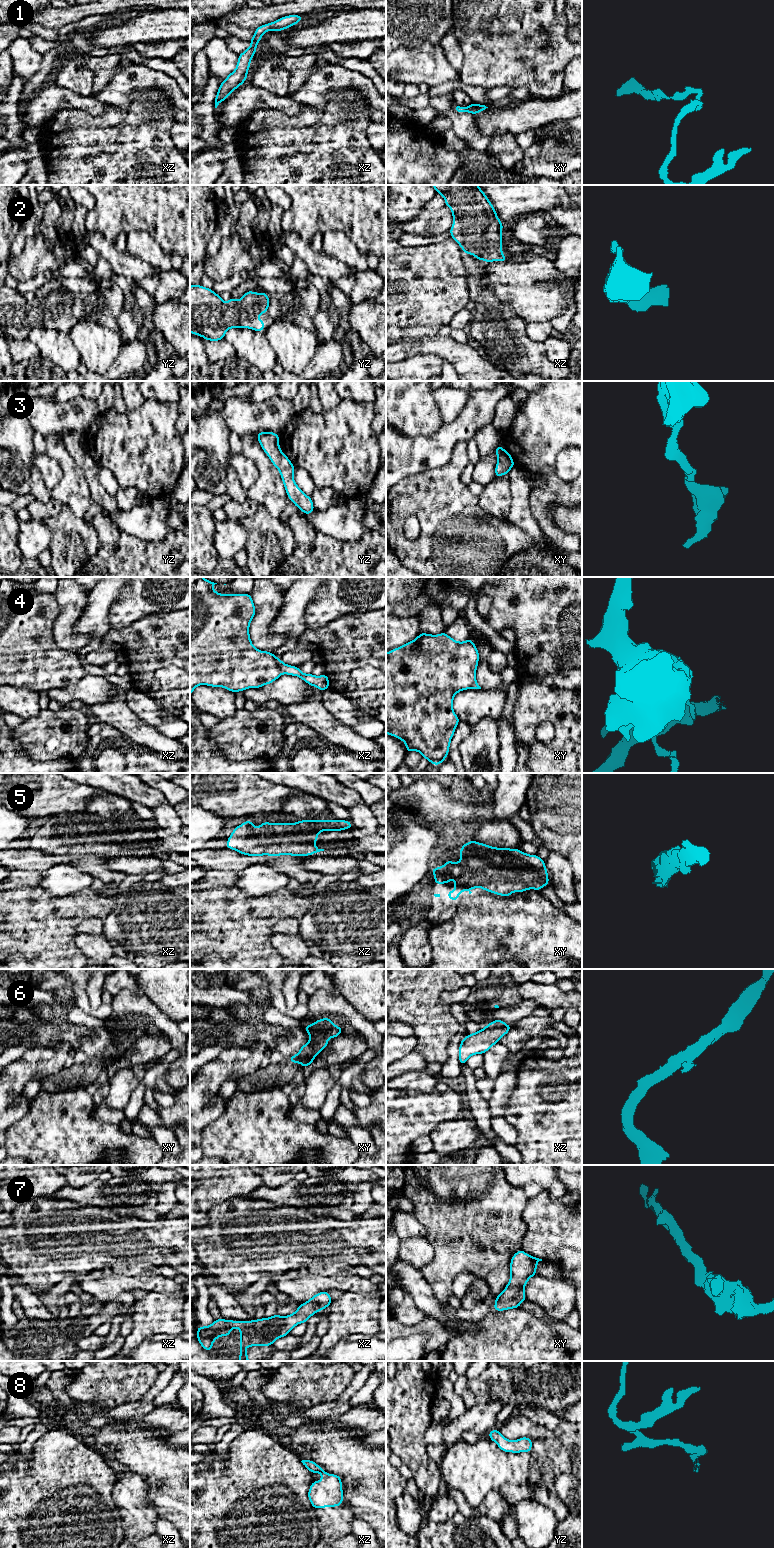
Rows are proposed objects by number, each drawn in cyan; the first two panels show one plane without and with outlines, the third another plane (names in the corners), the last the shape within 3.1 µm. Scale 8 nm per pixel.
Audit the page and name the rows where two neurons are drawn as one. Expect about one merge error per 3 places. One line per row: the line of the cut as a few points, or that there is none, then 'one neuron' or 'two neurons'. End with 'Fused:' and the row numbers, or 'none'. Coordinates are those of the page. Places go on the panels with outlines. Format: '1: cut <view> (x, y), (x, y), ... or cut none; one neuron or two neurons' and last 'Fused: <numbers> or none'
1: cut none; one neuron
2: cut none; one neuron
3: cut none; one neuron
4: cut xz (277, 659), (277, 665), (283, 672); two neurons
5: cut none; one neuron
6: cut xz (510, 1026), (485, 1028); two neurons
7: cut none; one neuron
8: cut none; one neuron
Fused: 4, 6

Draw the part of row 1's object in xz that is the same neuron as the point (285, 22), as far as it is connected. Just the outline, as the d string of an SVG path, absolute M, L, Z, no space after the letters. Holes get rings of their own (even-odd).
M288 15L256 28L253 38L250 40L251 46L238 55L238 62L235 70L220 84L215 98L215 108L247 79L250 62L255 55L257 44L260 42L261 37L267 31L274 30L279 32L294 26L299 23L302 18L303 16L301 15Z

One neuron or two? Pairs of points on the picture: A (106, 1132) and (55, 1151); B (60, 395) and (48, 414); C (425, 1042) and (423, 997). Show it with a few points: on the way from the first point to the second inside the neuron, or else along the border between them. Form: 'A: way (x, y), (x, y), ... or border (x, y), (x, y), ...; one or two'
A: way (93, 1144), (68, 1150); one
B: border (79, 396), (67, 401), (55, 401), (51, 397); two
C: way (425, 1031), (411, 1016), (412, 1008); one

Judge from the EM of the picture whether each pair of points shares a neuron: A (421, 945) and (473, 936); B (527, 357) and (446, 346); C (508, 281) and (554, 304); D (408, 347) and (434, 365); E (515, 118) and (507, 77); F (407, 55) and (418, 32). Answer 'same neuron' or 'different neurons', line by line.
A: different neurons
B: different neurons
C: same neuron
D: different neurons
E: different neurons
F: different neurons

